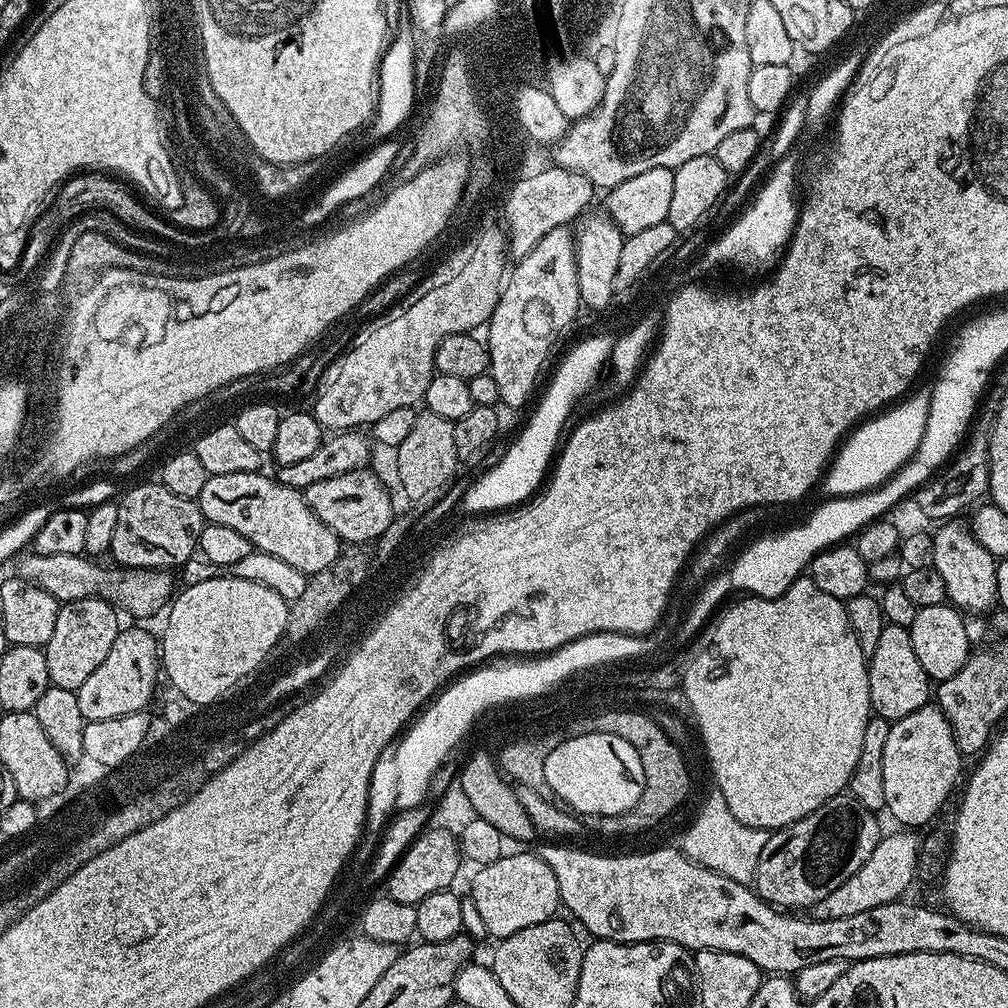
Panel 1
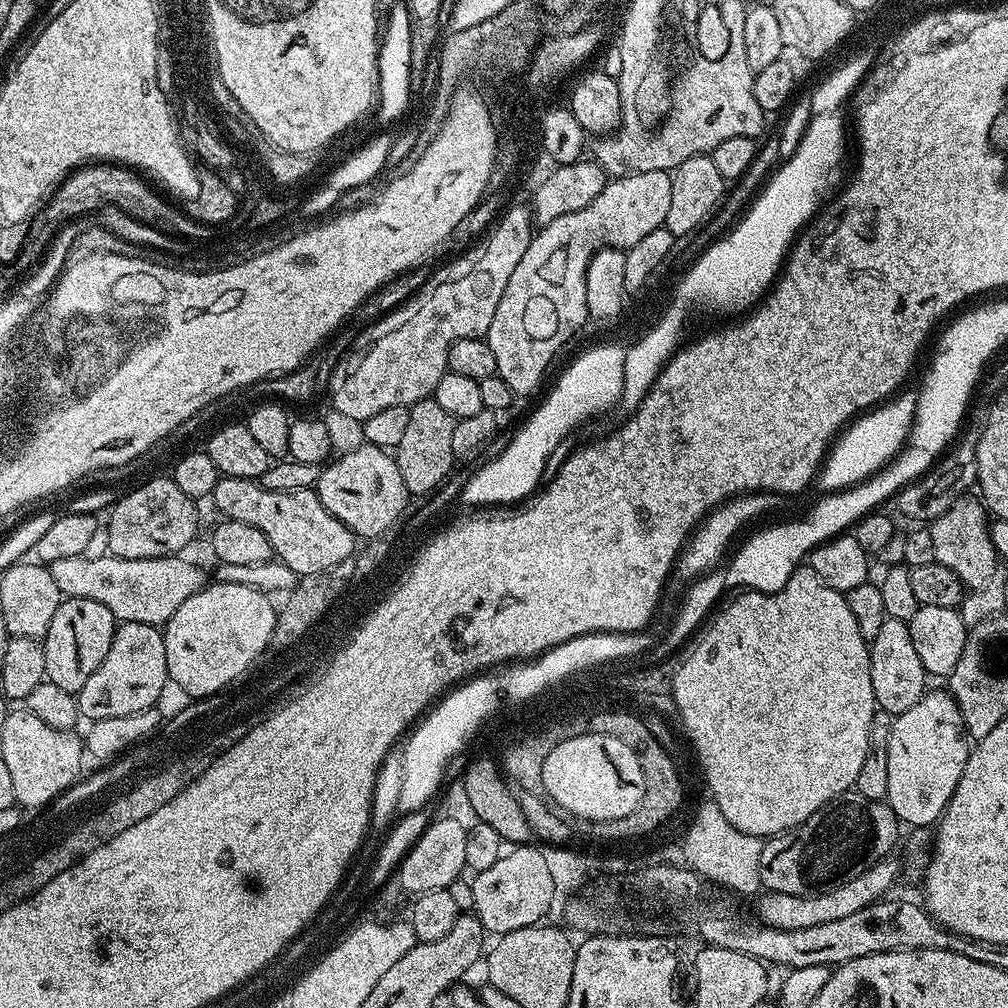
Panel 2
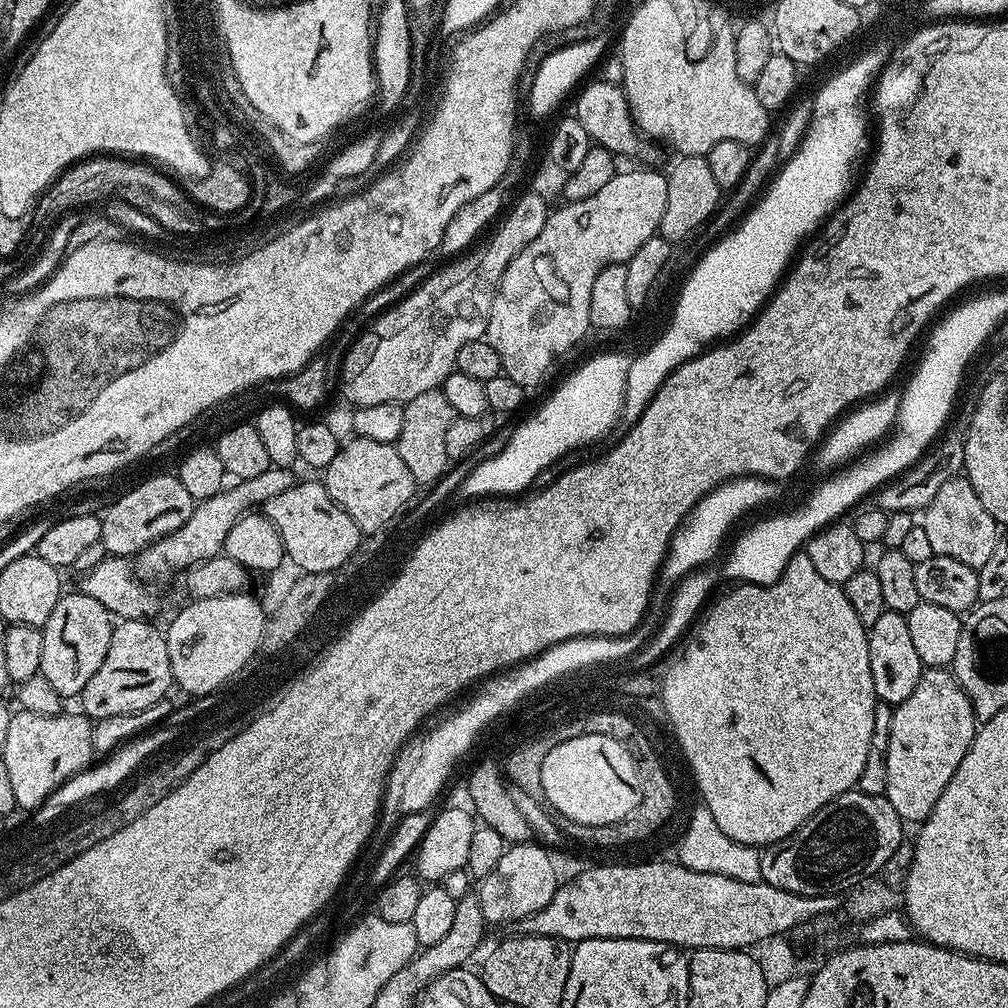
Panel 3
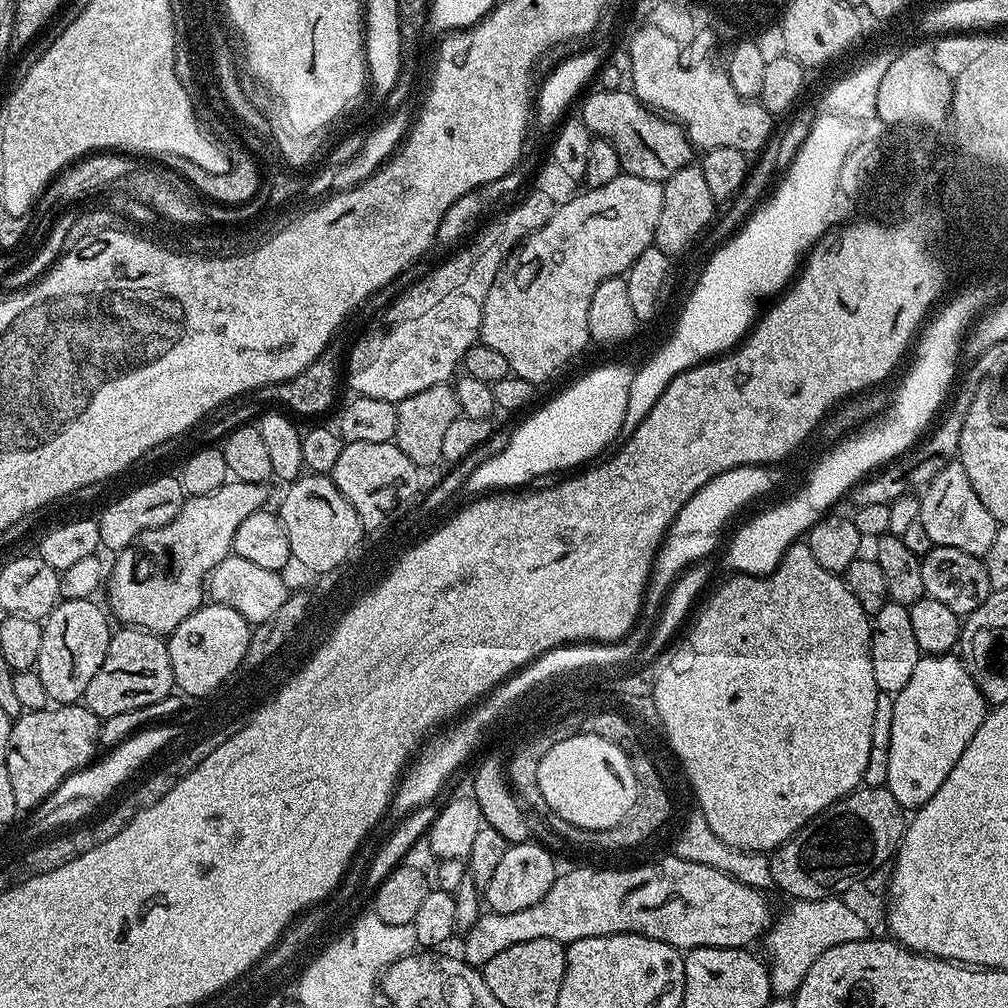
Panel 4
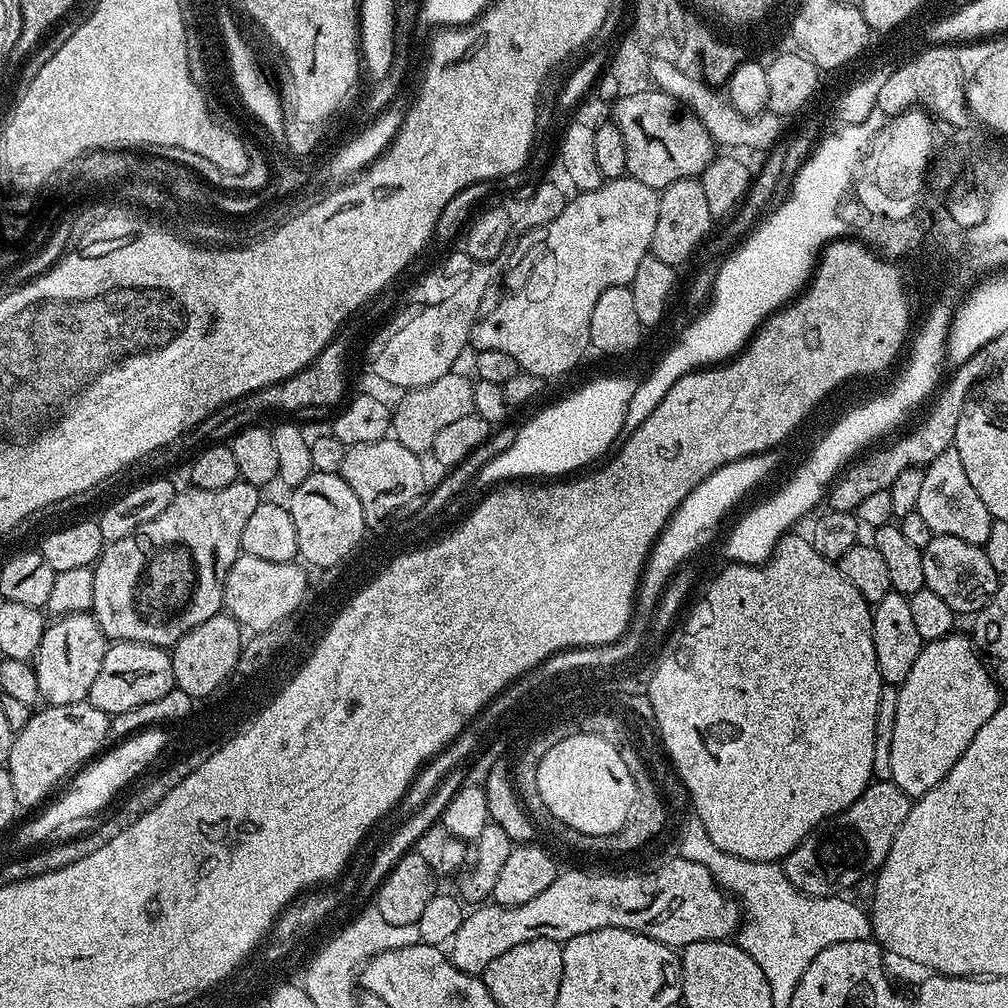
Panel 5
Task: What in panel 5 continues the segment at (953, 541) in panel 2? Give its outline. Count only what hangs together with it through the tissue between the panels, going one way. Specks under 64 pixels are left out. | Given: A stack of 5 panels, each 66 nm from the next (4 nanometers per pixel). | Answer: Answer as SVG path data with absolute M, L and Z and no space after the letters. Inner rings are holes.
M955 447L938 454L938 458L923 469L923 474L915 512L922 514L926 526L930 526L934 534L953 535L966 543L984 546L990 537L993 518L986 510L986 502L978 498L978 490L970 486L970 478L966 478L966 470L962 470L962 458L958 458Z

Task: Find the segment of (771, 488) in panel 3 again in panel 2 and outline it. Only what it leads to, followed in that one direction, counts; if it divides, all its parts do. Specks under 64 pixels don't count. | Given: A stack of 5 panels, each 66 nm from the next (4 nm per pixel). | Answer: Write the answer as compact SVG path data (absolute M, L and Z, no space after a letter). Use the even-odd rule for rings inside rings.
M745 493L742 496L732 497L729 501L725 501L719 507L709 511L708 515L697 525L697 529L689 537L687 544L673 565L667 582L664 584L661 599L657 604L657 621L660 620L665 624L671 621L671 618L676 615L687 586L708 568L706 567L707 564L719 562L730 540L740 528L764 512L782 509L786 504L785 500L787 499L781 493Z

